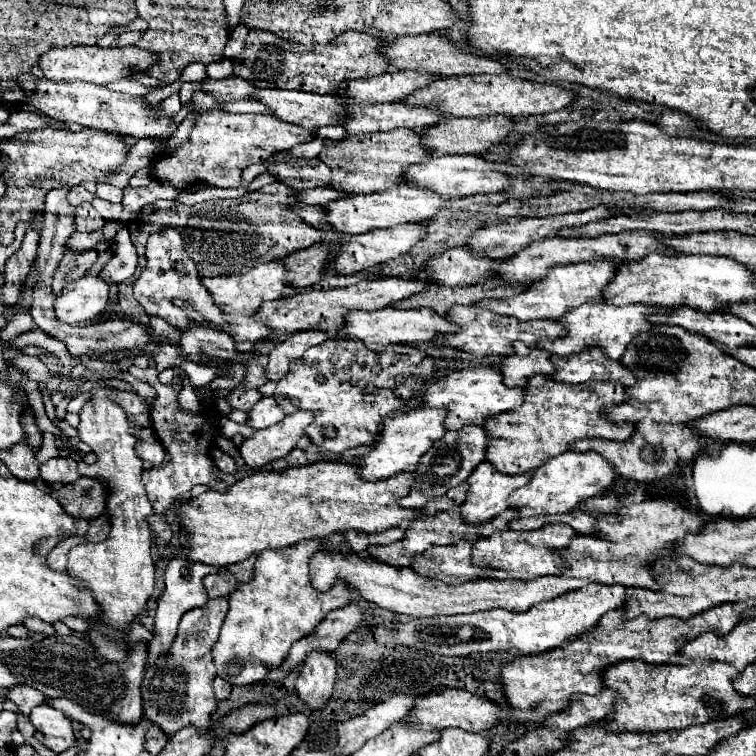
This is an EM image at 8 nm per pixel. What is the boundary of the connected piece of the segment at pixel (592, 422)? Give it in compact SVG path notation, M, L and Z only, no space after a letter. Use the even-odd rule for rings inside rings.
M533 376L527 382L527 398L519 410L507 410L507 414L497 414L485 422L485 432L489 438L485 460L495 466L501 474L525 474L543 464L545 458L553 458L569 450L571 442L581 438L607 438L607 440L627 440L633 432L633 424L613 424L601 416L601 408L621 404L627 396L623 386L617 382L585 382L585 384L563 384L553 382L547 376Z

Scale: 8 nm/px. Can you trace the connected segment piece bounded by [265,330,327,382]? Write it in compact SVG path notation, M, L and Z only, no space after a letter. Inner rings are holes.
M307 330L307 332L297 332L289 334L283 342L277 342L275 348L269 354L269 364L265 368L265 376L271 382L279 382L283 376L289 372L289 364L297 358L303 356L303 352L311 346L323 344L327 340L325 332L319 330Z

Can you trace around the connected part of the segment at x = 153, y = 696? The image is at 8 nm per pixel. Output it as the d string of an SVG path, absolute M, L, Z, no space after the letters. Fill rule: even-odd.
M215 598L205 606L183 614L171 654L159 656L157 662L145 672L141 684L143 716L151 724L157 724L169 738L185 726L195 726L201 734L205 734L211 724L211 716L217 710L217 698L213 692L213 680L217 672L211 658L211 646L219 636L227 610L227 598Z

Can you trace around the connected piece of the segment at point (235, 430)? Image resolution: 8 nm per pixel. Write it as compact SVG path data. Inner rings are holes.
M222 416L219 422L220 431L227 438L232 438L236 434L241 434L244 438L248 438L253 435L253 428L247 426L246 424L238 424L229 418Z

